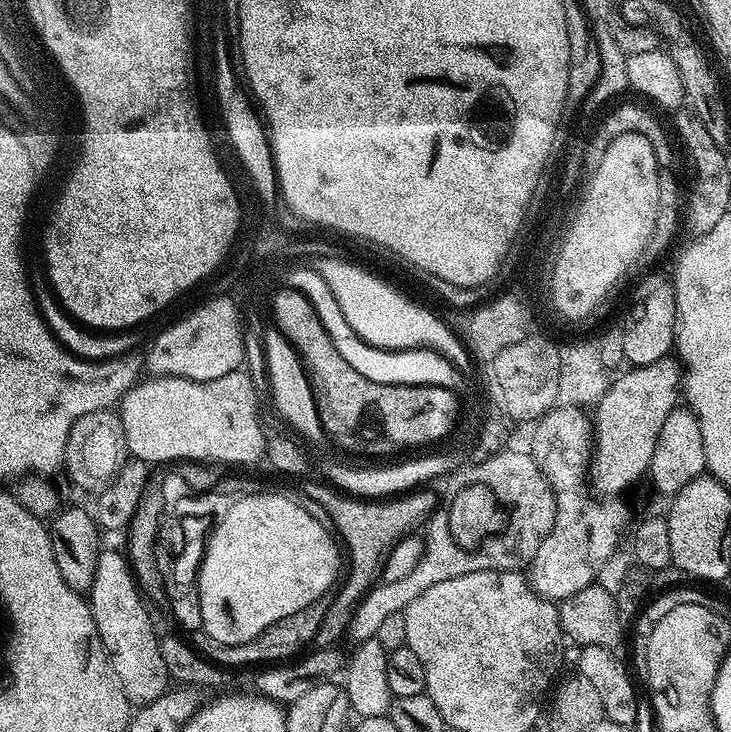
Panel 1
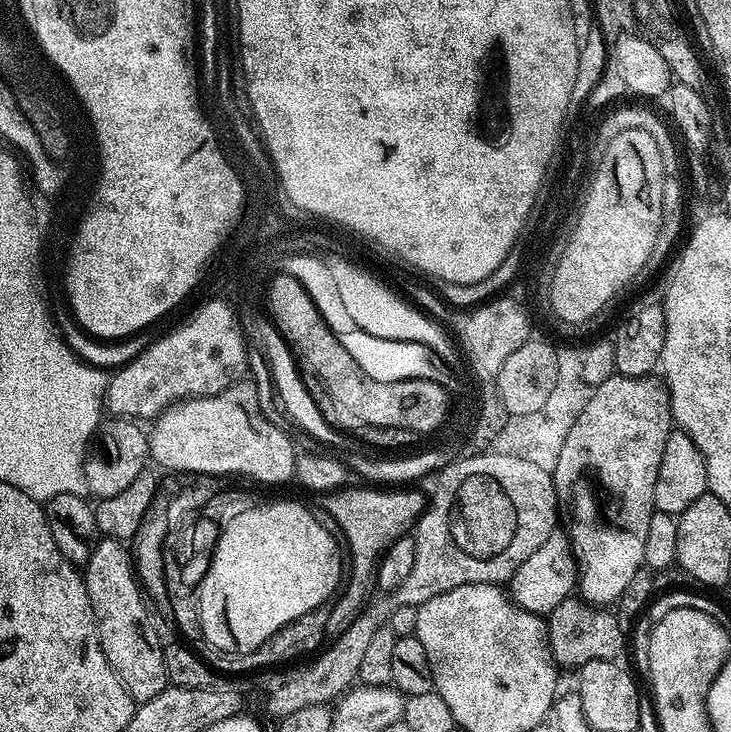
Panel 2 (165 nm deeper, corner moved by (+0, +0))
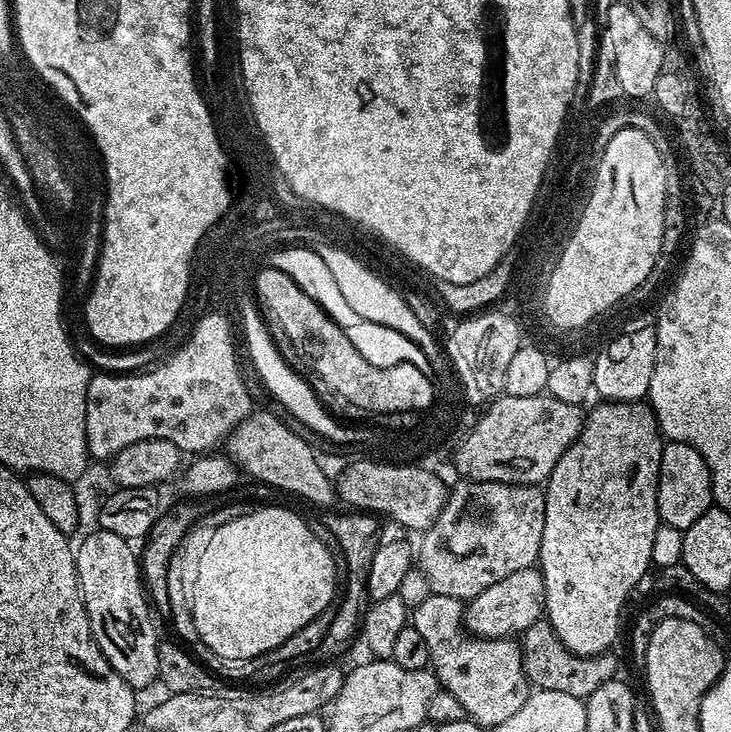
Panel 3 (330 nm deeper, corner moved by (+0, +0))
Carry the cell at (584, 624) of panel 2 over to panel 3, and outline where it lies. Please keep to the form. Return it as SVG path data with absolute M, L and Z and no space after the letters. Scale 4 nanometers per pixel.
M544 618L536 620L534 626L524 631L520 653L524 659L524 673L533 689L558 690L562 694L574 694L574 698L582 701L617 675L615 651L600 652L597 656L574 654L556 637L551 624Z

